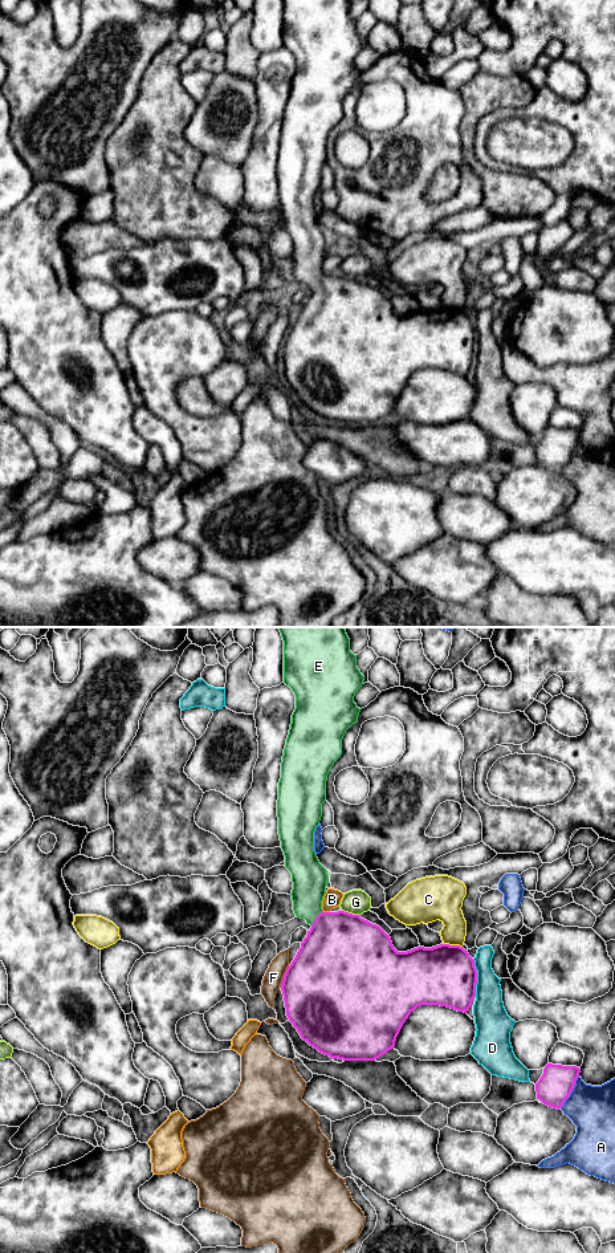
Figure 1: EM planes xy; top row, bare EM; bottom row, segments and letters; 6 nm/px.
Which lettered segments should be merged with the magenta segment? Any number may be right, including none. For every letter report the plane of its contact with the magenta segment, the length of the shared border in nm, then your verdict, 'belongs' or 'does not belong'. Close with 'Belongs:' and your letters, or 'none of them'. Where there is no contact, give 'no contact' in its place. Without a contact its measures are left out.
A: xy | 240 nm | does not belong
B: xy | 50 nm | does not belong
C: xy | 120 nm | does not belong
D: xy | 240 nm | does not belong
E: xy | 120 nm | belongs
F: xy | 150 nm | does not belong
G: xy | 120 nm | does not belong
Belongs: E

